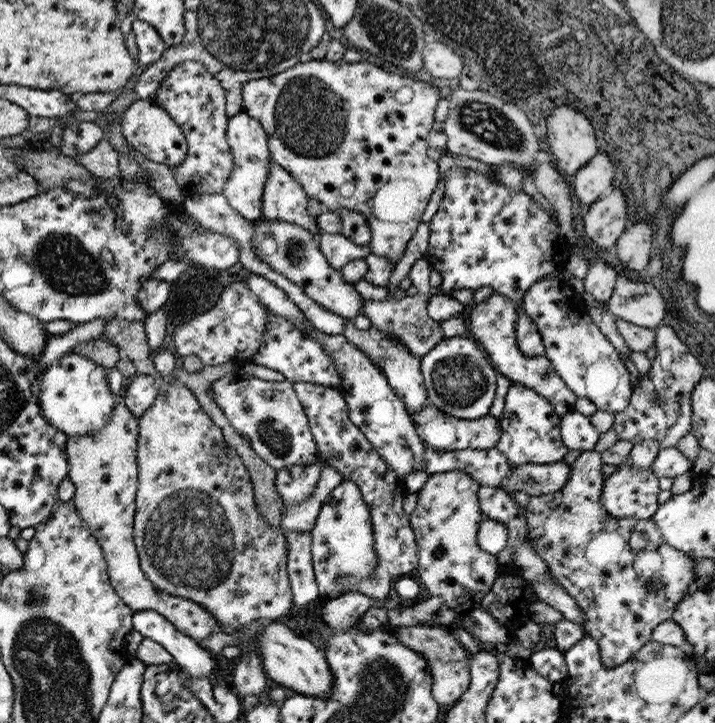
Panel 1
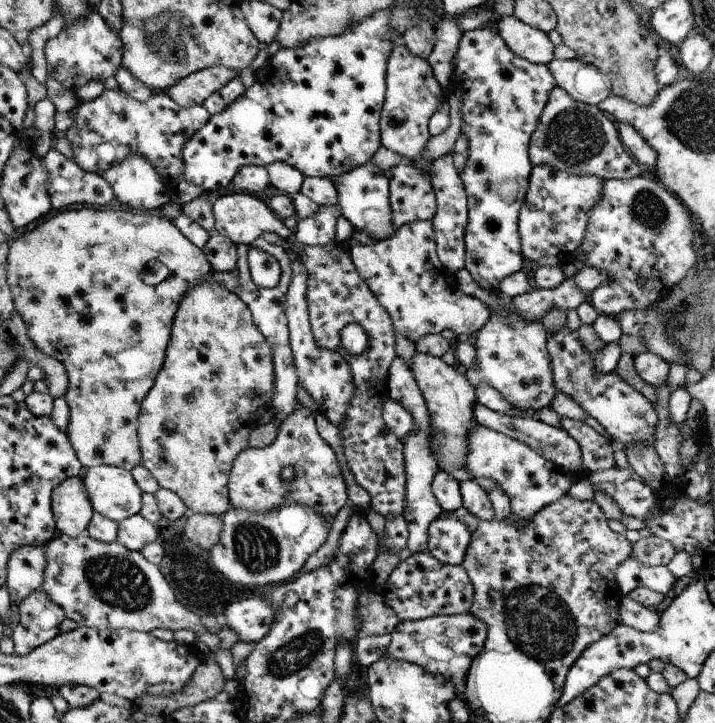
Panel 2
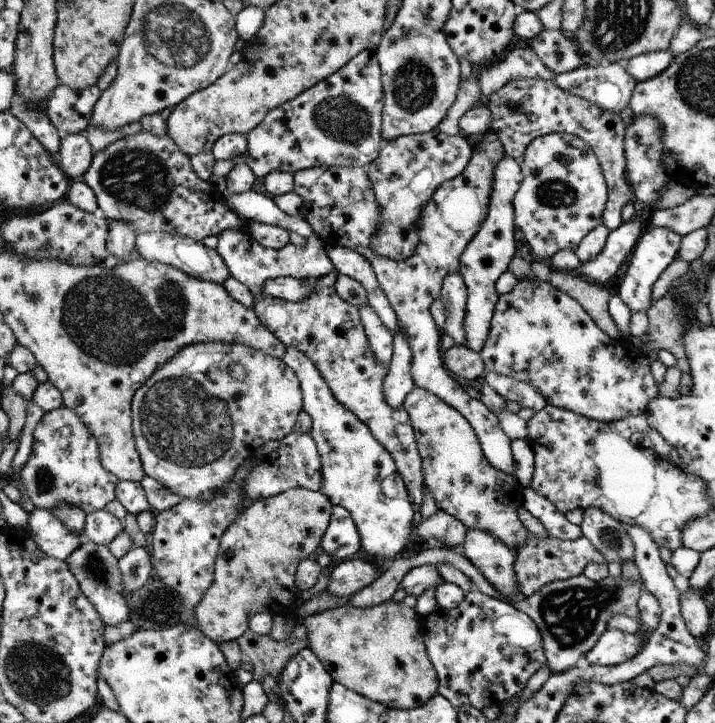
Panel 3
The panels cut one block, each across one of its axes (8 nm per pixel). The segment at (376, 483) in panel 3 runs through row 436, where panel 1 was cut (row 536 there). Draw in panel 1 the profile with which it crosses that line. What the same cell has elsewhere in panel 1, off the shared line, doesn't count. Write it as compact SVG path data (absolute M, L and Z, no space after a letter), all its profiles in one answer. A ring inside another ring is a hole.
M351 480L339 482L329 496L323 500L317 520L311 530L311 560L313 560L313 570L315 570L315 582L319 584L319 594L335 594L335 580L343 576L351 576L355 580L363 580L375 574L375 568L379 564L377 554L375 554L375 532L371 524L371 510L367 502L363 500L363 494L359 492L359 486Z

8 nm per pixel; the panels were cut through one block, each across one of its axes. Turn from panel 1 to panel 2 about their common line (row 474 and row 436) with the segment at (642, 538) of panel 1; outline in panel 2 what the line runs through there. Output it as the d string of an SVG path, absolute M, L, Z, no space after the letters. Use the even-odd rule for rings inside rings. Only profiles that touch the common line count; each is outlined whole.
M561 418L559 428L565 430L579 444L581 466L587 472L587 476L593 472L605 472L615 468L613 450L611 450L615 444L611 444L609 438L603 438L601 434L597 434L593 428L589 428L579 420Z

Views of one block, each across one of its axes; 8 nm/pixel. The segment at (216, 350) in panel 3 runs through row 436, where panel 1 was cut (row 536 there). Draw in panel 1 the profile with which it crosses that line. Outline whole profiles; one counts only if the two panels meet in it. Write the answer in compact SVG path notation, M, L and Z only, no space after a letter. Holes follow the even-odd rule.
M177 380L167 382L167 384L159 384L157 388L159 388L159 394L155 396L155 404L151 404L151 408L143 416L139 416L139 436L137 436L137 496L135 496L133 542L137 548L139 564L141 564L145 578L151 580L151 584L155 584L159 590L163 590L163 594L171 594L171 596L177 596L183 600L199 602L199 606L203 606L203 610L207 610L219 622L219 628L231 630L229 634L233 634L241 626L249 626L249 622L253 622L257 618L277 620L281 616L287 616L289 610L293 608L293 592L291 592L289 574L287 574L287 558L289 558L287 546L289 546L289 542L287 542L287 536L281 532L283 528L281 526L271 528L265 522L265 518L261 518L261 514L257 512L255 498L253 498L253 486L251 486L251 478L249 478L245 464L241 462L237 452L231 446L227 446L221 430L217 426L213 426L209 416L201 410L195 394L191 390L187 390Z

